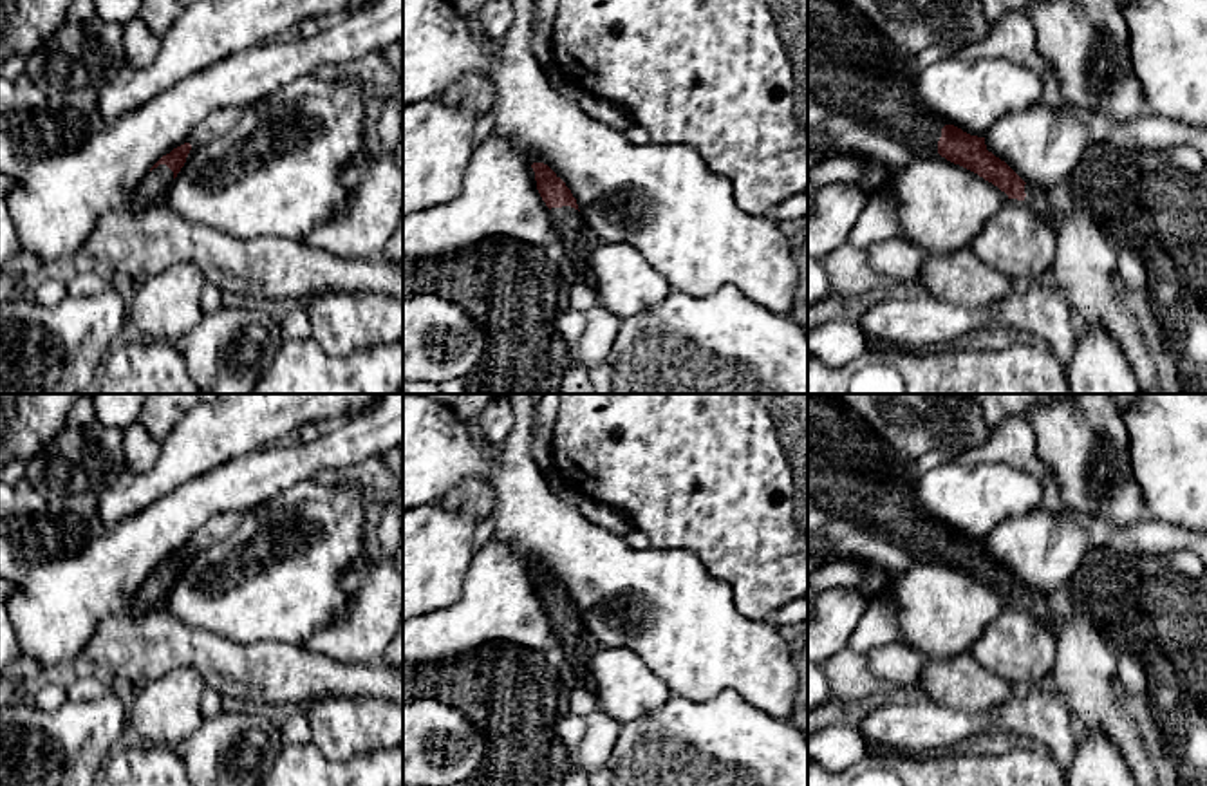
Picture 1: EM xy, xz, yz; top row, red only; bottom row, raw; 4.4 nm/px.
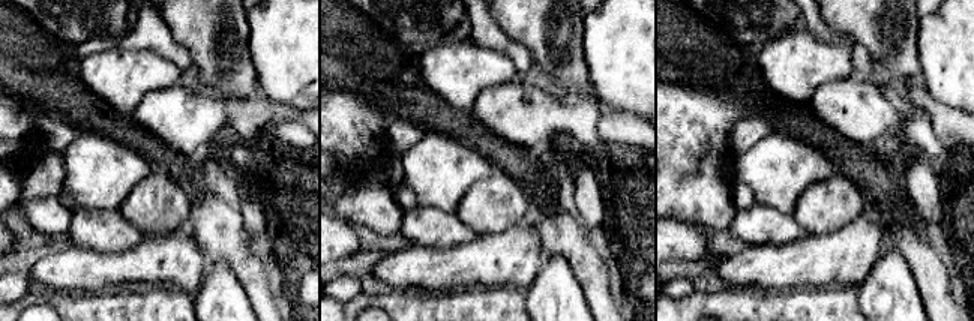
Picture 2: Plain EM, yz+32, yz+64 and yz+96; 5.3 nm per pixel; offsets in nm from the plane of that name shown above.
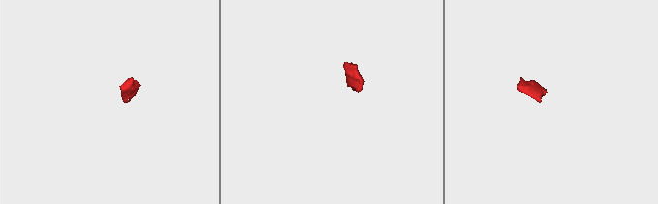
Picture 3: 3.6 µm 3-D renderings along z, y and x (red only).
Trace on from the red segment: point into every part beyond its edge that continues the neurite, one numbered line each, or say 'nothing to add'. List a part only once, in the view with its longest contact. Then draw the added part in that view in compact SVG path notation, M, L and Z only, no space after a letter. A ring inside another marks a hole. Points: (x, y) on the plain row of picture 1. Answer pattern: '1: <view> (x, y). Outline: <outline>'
1: xz (568, 626). Outline: M571 611L551 613L549 616L566 650L569 665L582 678L582 687L594 690L594 678L589 670L591 640L582 627L580 616Z
2: yz (850, 465). Outline: M808 394L808 495L819 504L824 519L875 526L875 501L885 501L887 531L902 537L922 560L938 557L941 526L923 517L914 504L914 461L882 439L838 394Z

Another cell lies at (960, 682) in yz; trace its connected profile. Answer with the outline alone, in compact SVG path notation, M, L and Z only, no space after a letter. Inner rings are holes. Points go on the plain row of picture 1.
M968 652L950 660L925 658L922 696L952 708L987 712L1005 703L1014 690L1014 685L983 669Z

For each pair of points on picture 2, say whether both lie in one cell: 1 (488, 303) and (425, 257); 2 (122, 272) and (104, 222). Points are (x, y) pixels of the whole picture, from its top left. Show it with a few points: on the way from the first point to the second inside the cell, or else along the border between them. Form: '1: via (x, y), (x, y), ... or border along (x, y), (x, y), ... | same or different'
1: border along (456, 287), (435, 291), (420, 288) | different
2: border along (147, 239), (119, 252), (99, 252), (80, 246) | different

